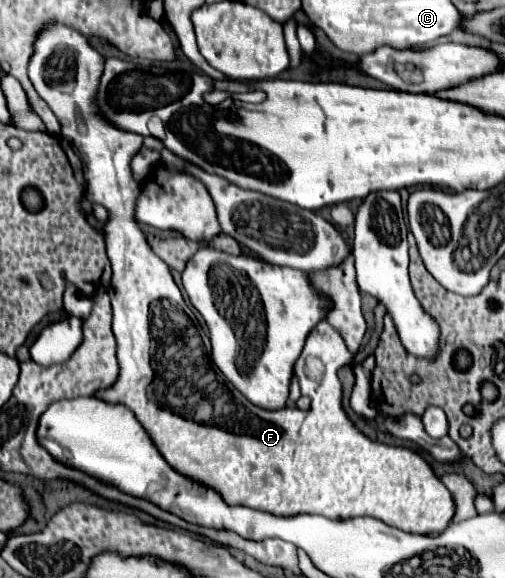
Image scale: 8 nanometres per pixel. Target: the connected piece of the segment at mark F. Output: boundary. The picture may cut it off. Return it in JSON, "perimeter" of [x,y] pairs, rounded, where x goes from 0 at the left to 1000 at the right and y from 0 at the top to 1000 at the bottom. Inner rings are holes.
{"perimeter":[[[103,38],[103,45],[87,45],[87,52],[79,55],[79,66],[71,66],[71,87],[63,90],[63,107],[55,107],[55,135],[59,135],[59,142],[67,145],[75,166],[99,183],[99,190],[103,190],[107,201],[111,201],[111,208],[119,211],[123,235],[143,246],[147,260],[154,263],[154,270],[158,270],[162,280],[166,280],[166,308],[170,308],[170,329],[166,329],[166,336],[170,336],[170,343],[174,343],[178,349],[202,353],[202,356],[214,363],[214,381],[210,381],[210,388],[206,388],[202,398],[206,398],[210,439],[214,439],[214,450],[218,450],[222,471],[226,471],[226,474],[222,474],[222,498],[218,498],[214,509],[218,509],[222,536],[226,536],[222,571],[226,571],[230,595],[234,595],[230,616],[234,616],[238,647],[234,647],[234,657],[230,657],[214,675],[194,675],[194,678],[190,678],[190,689],[198,689],[198,692],[206,692],[206,696],[218,696],[218,699],[246,699],[246,702],[253,702],[253,709],[265,713],[265,720],[273,723],[273,730],[285,737],[285,744],[289,744],[293,754],[301,758],[305,772],[317,779],[321,792],[333,796],[333,803],[337,803],[352,820],[364,820],[368,827],[384,827],[388,834],[424,844],[432,855],[440,855],[440,862],[444,862],[455,875],[491,875],[491,879],[507,879],[507,882],[519,882],[519,886],[539,886],[539,889],[547,889],[547,893],[586,893],[586,889],[594,889],[594,886],[598,886],[598,889],[630,889],[630,893],[646,893],[646,896],[657,896],[657,900],[689,900],[689,896],[705,896],[705,893],[741,893],[741,896],[764,903],[768,910],[780,910],[780,913],[792,913],[792,917],[816,920],[816,924],[820,924],[820,920],[824,920],[824,924],[879,920],[883,910],[887,910],[887,903],[891,903],[891,896],[899,893],[899,865],[895,865],[891,851],[883,848],[883,841],[859,824],[859,817],[855,817],[855,810],[848,806],[848,799],[844,799],[832,785],[824,785],[820,779],[812,779],[812,775],[788,775],[788,772],[764,772],[764,768],[752,768],[752,765],[737,765],[737,761],[725,758],[713,744],[701,740],[701,734],[689,727],[685,713],[677,709],[677,668],[673,668],[673,657],[669,657],[665,644],[669,644],[681,630],[693,630],[697,619],[701,619],[701,612],[689,609],[689,602],[685,602],[681,588],[673,585],[669,571],[661,571],[657,564],[650,564],[650,554],[646,554],[646,550],[634,554],[630,564],[614,574],[614,585],[606,588],[606,599],[602,599],[602,606],[598,606],[598,616],[594,616],[590,626],[582,630],[582,647],[586,647],[586,654],[590,654],[594,678],[598,678],[602,685],[614,685],[614,689],[618,689],[618,706],[606,709],[606,713],[598,713],[598,709],[590,709],[590,706],[554,706],[554,709],[539,709],[539,713],[535,713],[535,709],[523,709],[523,706],[511,706],[511,702],[503,702],[499,696],[491,696],[491,692],[444,654],[444,647],[436,647],[436,640],[428,640],[428,633],[424,633],[424,626],[420,626],[420,619],[416,619],[416,588],[412,588],[408,574],[400,571],[400,564],[392,561],[388,540],[380,540],[380,533],[372,533],[372,526],[368,526],[364,516],[360,516],[356,498],[349,495],[349,488],[345,488],[345,481],[341,481],[341,474],[337,474],[337,464],[329,460],[325,450],[317,450],[317,446],[301,436],[301,429],[297,429],[297,422],[293,422],[293,415],[289,415],[281,394],[273,391],[265,356],[269,356],[269,343],[273,343],[273,336],[277,336],[277,318],[273,318],[273,315],[265,311],[265,304],[261,304],[257,277],[261,277],[265,266],[277,260],[281,239],[277,239],[273,232],[257,232],[257,228],[230,225],[226,218],[214,215],[214,208],[206,208],[206,204],[194,197],[194,190],[190,190],[190,183],[186,183],[186,166],[190,166],[190,156],[194,156],[194,138],[198,138],[198,104],[206,104],[206,100],[174,76],[174,69],[166,66],[166,59],[158,59],[154,52],[143,52],[139,45],[119,45],[115,38]],[[610,616],[626,616],[626,619],[638,623],[642,644],[638,644],[638,654],[634,654],[634,657],[618,657],[618,654],[602,644],[602,623],[606,623]],[[293,692],[321,692],[321,706],[325,706],[325,709],[321,709],[317,702],[309,702],[309,699],[297,699]]]}

